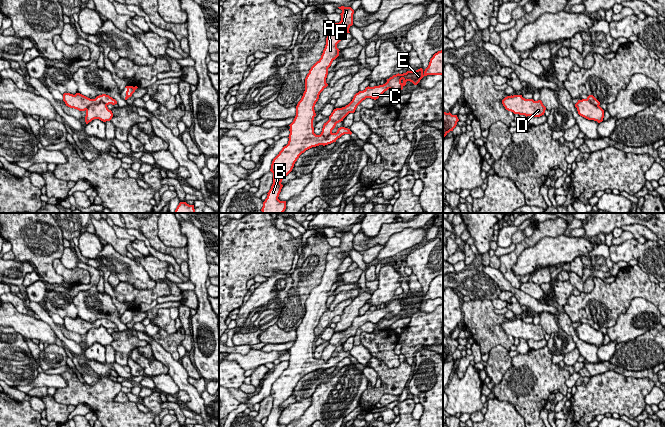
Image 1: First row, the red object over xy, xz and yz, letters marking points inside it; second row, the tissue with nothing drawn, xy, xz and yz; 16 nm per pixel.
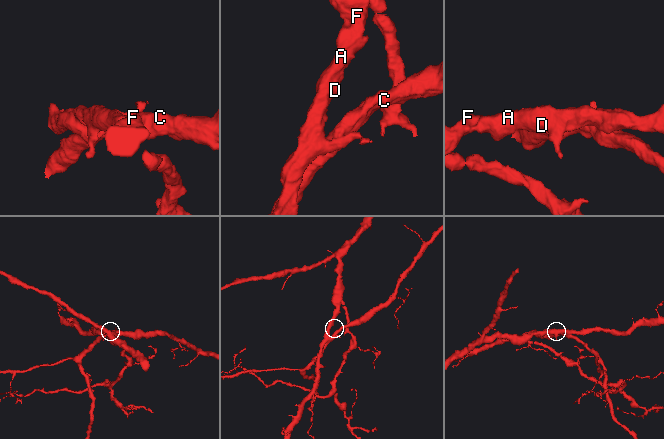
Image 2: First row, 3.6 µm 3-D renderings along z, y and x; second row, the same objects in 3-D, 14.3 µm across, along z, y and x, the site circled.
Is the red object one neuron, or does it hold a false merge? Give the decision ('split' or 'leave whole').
split

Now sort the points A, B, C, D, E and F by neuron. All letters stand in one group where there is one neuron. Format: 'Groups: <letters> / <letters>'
Groups: A B D F / C E

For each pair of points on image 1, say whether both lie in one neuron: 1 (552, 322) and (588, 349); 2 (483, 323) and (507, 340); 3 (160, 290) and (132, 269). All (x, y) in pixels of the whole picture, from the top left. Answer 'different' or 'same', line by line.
1: different
2: same
3: different

